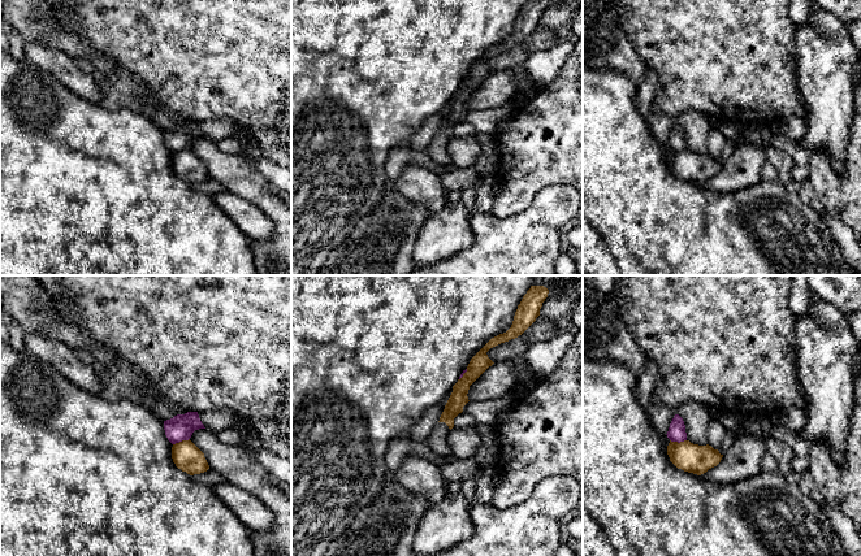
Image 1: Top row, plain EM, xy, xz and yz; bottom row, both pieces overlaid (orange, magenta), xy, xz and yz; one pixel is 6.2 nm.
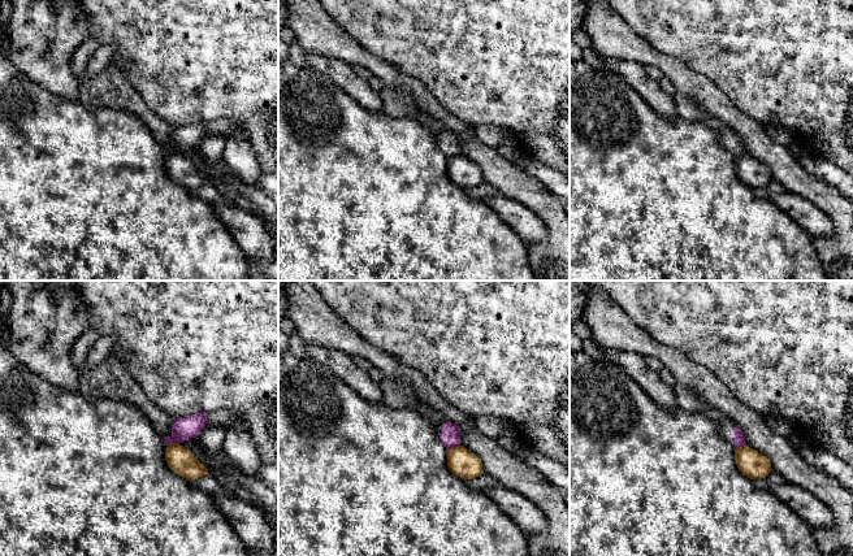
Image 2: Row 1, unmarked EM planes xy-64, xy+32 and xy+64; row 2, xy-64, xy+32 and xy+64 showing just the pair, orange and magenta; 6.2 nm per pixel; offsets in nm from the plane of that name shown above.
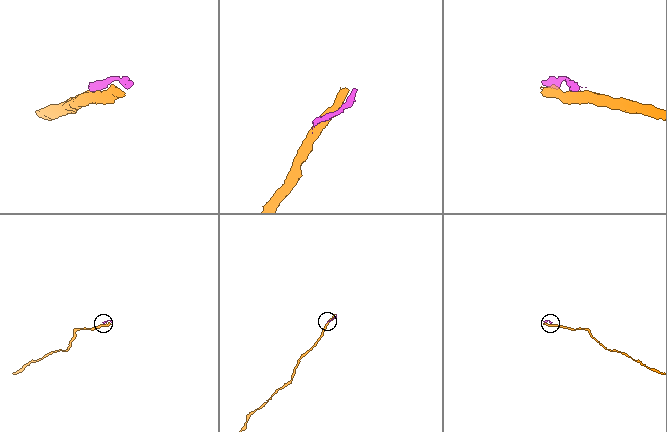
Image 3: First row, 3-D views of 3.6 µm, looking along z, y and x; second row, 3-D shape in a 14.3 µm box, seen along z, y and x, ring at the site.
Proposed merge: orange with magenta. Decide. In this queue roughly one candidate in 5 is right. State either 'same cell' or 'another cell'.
another cell

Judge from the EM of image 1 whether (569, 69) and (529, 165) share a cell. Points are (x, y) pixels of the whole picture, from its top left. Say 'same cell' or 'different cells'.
same cell

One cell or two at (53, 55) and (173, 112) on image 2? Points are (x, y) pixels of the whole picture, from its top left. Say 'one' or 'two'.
two

